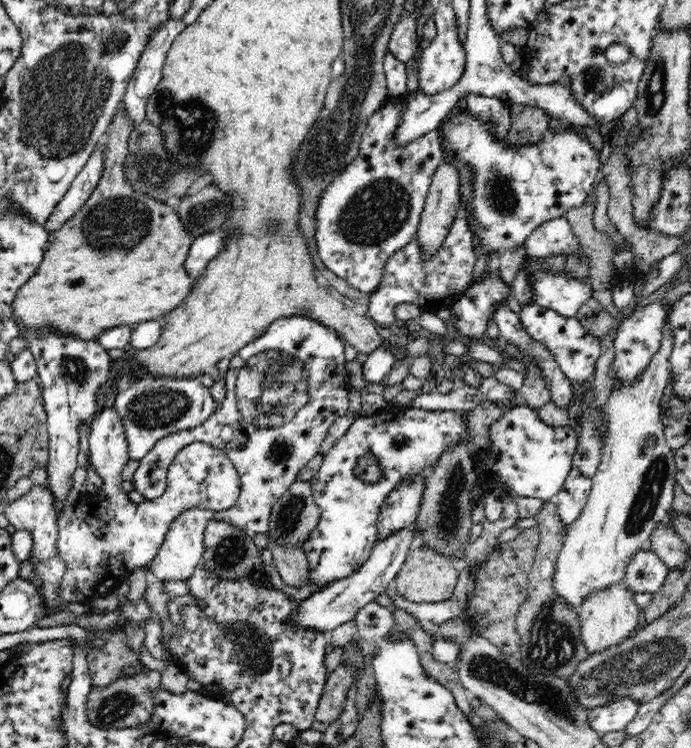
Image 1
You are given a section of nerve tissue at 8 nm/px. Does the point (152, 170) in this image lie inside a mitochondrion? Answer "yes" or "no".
yes

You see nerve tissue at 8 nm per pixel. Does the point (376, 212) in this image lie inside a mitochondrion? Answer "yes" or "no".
yes

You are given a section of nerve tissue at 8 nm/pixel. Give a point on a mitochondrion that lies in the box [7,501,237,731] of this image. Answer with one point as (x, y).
(114, 708)

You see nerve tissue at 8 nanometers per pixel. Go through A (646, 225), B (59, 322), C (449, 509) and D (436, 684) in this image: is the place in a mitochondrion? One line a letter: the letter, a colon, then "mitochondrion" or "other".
A: other
B: other
C: mitochondrion
D: other

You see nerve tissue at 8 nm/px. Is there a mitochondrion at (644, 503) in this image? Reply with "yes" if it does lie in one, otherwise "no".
yes

